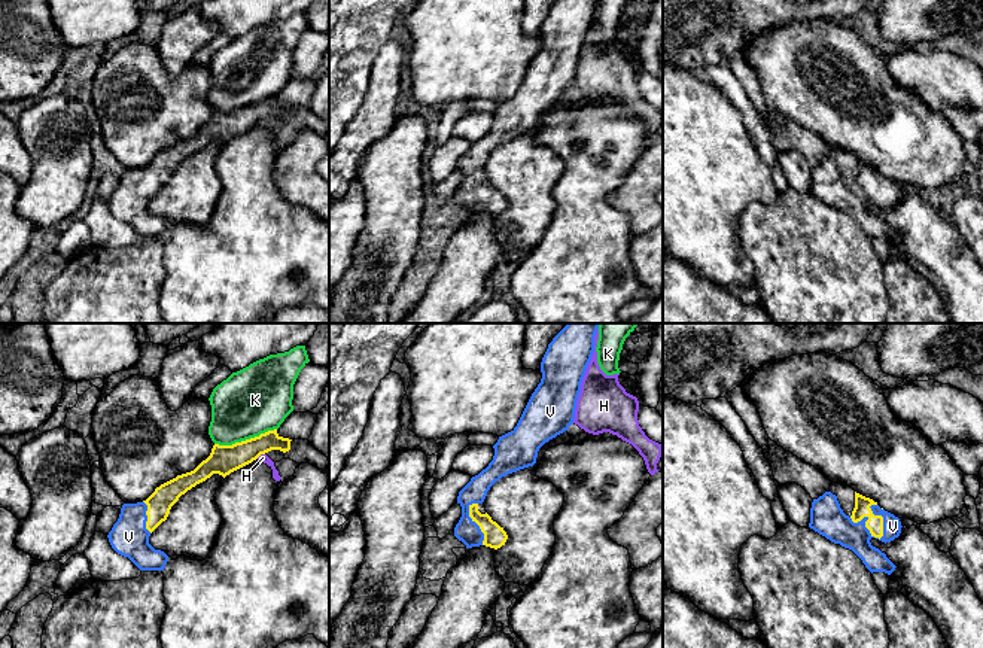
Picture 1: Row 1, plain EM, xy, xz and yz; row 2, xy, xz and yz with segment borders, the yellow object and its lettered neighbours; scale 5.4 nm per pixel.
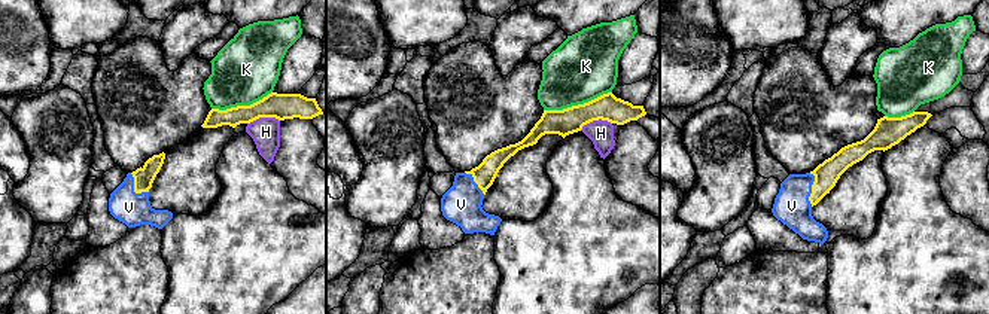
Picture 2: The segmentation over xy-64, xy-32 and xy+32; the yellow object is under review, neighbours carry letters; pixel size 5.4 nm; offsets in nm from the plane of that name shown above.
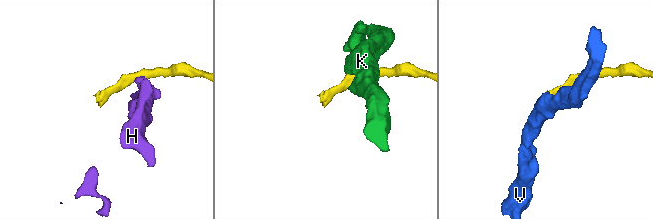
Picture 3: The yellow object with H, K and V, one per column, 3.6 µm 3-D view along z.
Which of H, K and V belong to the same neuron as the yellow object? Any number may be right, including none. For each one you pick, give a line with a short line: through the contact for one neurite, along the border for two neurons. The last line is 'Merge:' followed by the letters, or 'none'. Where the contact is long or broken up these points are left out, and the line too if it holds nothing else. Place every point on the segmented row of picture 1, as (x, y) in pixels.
V: Line: yz (875, 523), (866, 523), (879, 538), (892, 526)
Merge: V

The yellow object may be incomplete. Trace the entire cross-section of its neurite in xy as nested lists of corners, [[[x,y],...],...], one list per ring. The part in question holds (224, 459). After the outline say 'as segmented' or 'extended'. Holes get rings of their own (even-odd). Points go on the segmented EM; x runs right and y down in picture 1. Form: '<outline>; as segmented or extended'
[[[274,429],[232,445],[214,444],[210,456],[194,471],[161,484],[143,502],[122,505],[119,518],[107,535],[112,548],[128,557],[140,571],[164,571],[168,556],[155,550],[149,536],[167,520],[179,498],[213,474],[225,478],[271,450],[289,451],[290,441]]]; extended

